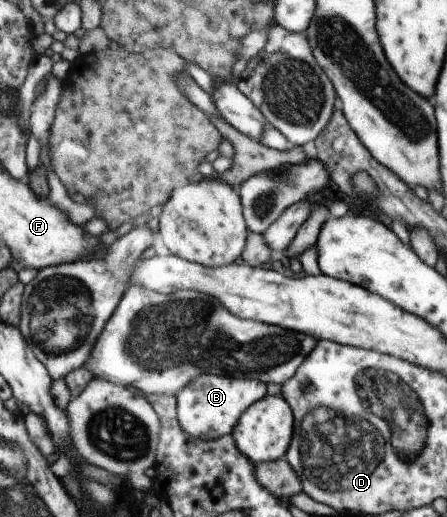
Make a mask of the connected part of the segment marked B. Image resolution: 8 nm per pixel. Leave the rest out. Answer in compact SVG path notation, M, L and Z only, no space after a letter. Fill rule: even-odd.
M201 374L190 380L176 396L178 419L185 433L190 437L213 440L231 434L241 413L266 395L266 385L254 378Z

